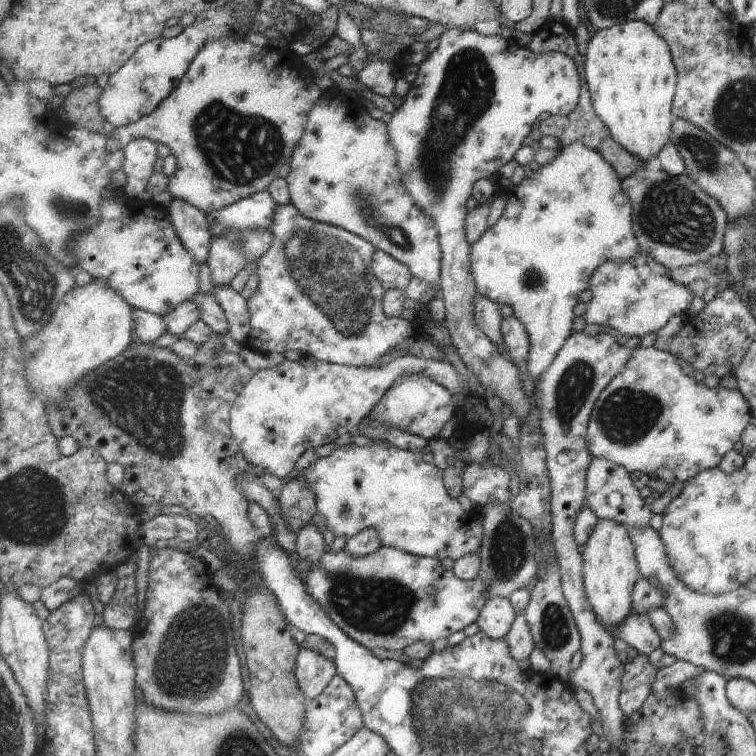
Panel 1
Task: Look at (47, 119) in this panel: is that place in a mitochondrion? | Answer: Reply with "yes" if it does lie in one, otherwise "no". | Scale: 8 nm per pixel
no

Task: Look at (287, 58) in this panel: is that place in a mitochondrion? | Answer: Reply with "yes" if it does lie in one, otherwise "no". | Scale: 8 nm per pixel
no

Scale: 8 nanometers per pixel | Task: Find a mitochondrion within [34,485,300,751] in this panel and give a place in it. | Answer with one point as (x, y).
(179, 668)

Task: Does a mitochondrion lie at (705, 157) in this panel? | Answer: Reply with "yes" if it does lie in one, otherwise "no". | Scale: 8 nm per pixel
yes

